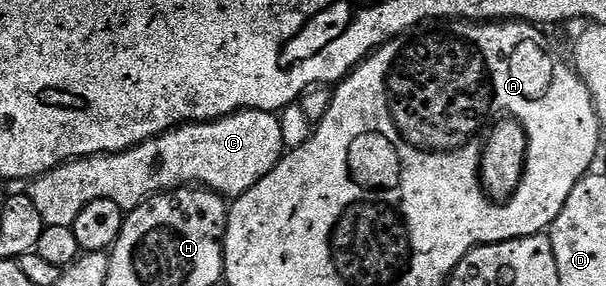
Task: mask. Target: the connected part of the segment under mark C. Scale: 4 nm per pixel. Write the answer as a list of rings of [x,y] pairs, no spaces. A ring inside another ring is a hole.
[[[299,103],[287,106],[278,116],[256,109],[240,109],[216,121],[180,125],[135,145],[126,153],[105,153],[69,161],[34,178],[25,192],[33,199],[44,226],[67,228],[81,215],[81,207],[93,203],[93,199],[113,199],[117,207],[130,211],[157,193],[194,185],[234,199],[273,171],[285,152],[283,141],[288,150],[293,150],[309,140],[312,132],[313,123]]]

